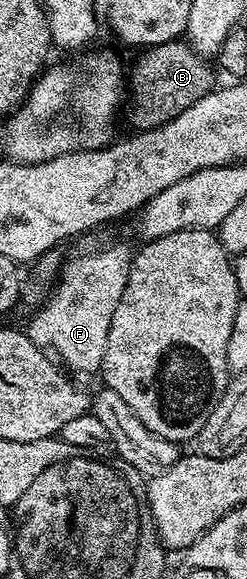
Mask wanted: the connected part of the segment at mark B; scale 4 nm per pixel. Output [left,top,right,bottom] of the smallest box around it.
[124,40,215,131]

